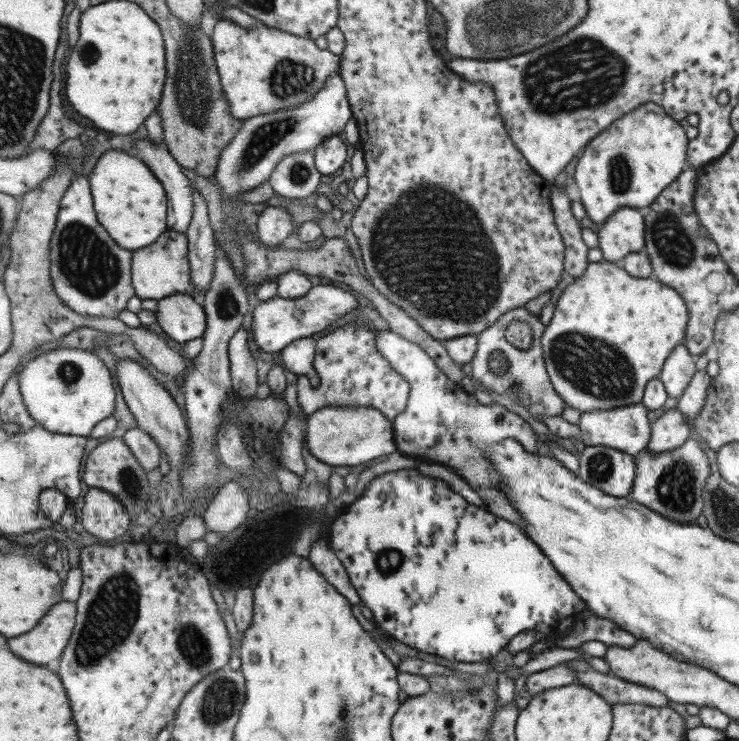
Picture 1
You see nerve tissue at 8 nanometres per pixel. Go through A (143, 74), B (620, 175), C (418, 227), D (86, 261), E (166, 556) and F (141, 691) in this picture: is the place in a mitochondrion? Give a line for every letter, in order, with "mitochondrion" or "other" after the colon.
A: other
B: mitochondrion
C: mitochondrion
D: mitochondrion
E: other
F: other

